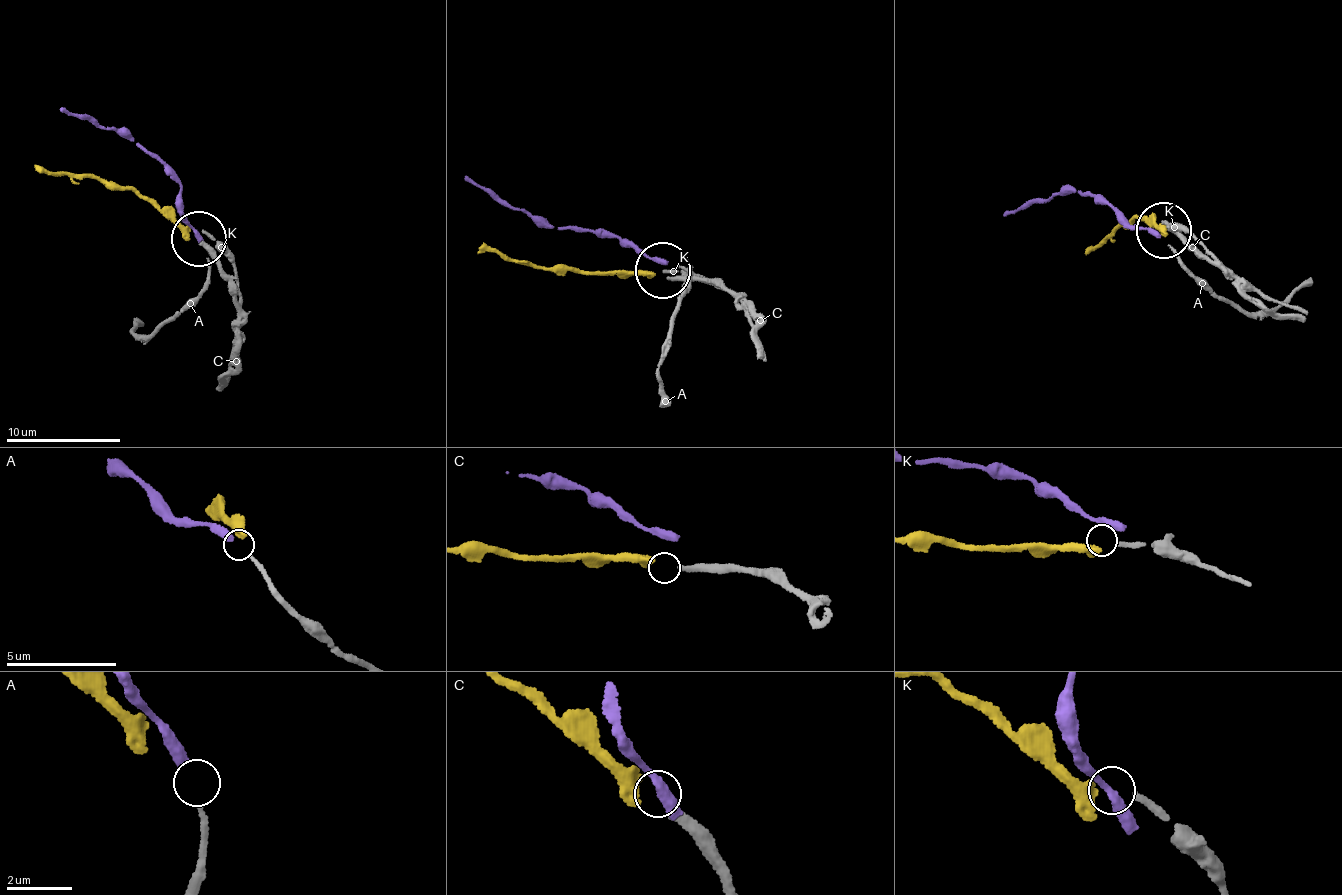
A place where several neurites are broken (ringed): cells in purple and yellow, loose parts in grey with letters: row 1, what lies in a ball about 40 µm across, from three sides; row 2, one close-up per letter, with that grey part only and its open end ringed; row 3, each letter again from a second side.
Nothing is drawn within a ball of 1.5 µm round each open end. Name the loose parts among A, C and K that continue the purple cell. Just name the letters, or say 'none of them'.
A

